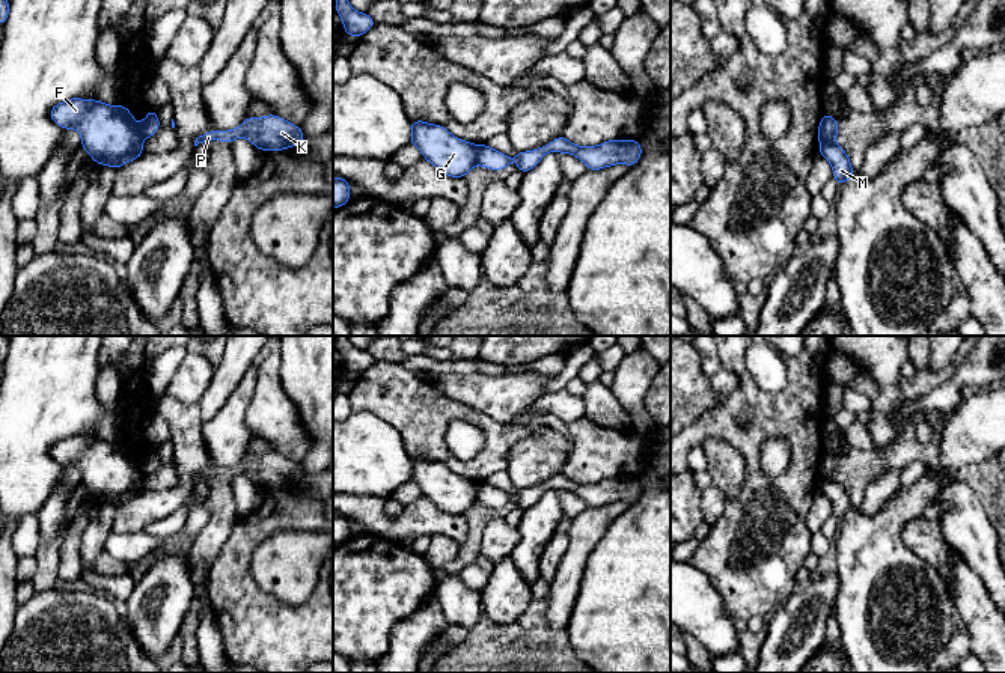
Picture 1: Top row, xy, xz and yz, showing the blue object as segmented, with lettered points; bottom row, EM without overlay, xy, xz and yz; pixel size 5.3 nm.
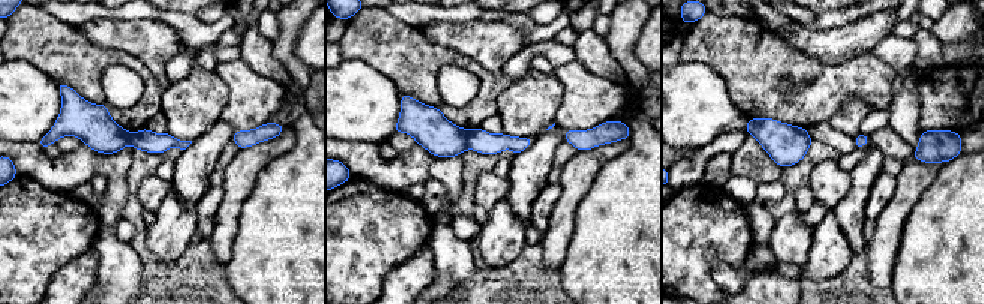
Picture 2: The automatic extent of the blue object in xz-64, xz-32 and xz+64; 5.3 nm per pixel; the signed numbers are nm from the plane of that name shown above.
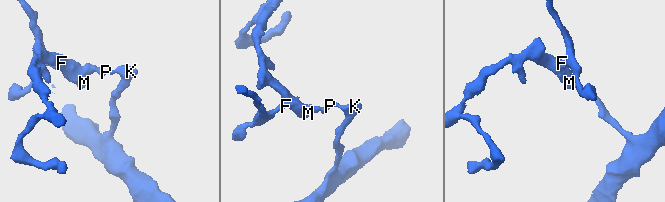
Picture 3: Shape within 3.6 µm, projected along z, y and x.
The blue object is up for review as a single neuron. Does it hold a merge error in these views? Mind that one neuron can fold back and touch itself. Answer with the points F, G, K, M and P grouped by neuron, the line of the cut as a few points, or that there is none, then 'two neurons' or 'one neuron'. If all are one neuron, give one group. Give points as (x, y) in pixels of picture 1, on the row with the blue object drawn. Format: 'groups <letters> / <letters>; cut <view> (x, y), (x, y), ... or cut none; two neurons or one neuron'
groups F G M / K P; cut xz (479, 145), (475, 163); two neurons

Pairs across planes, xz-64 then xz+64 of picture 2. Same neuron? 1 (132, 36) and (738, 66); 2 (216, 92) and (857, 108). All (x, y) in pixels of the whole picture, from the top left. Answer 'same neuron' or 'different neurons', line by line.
1: different neurons
2: same neuron

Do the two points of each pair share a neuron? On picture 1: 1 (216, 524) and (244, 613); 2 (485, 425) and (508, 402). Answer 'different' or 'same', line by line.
1: different
2: different

